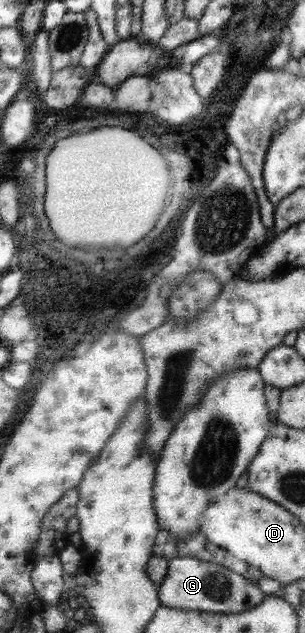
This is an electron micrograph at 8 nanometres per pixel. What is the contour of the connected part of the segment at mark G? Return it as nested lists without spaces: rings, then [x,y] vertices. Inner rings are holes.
[[[181,555],[168,560],[168,565],[167,574],[158,585],[160,606],[201,612],[240,613],[257,606],[265,597],[257,583],[212,562]]]

